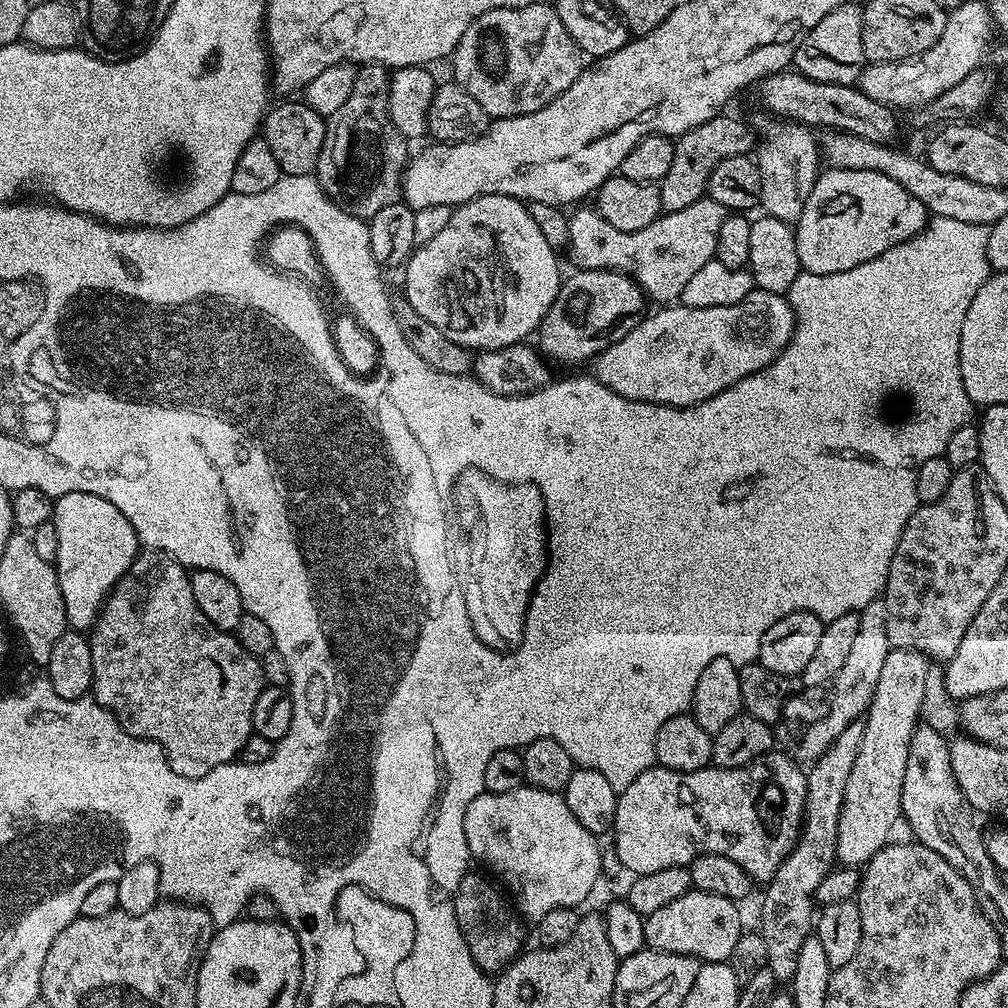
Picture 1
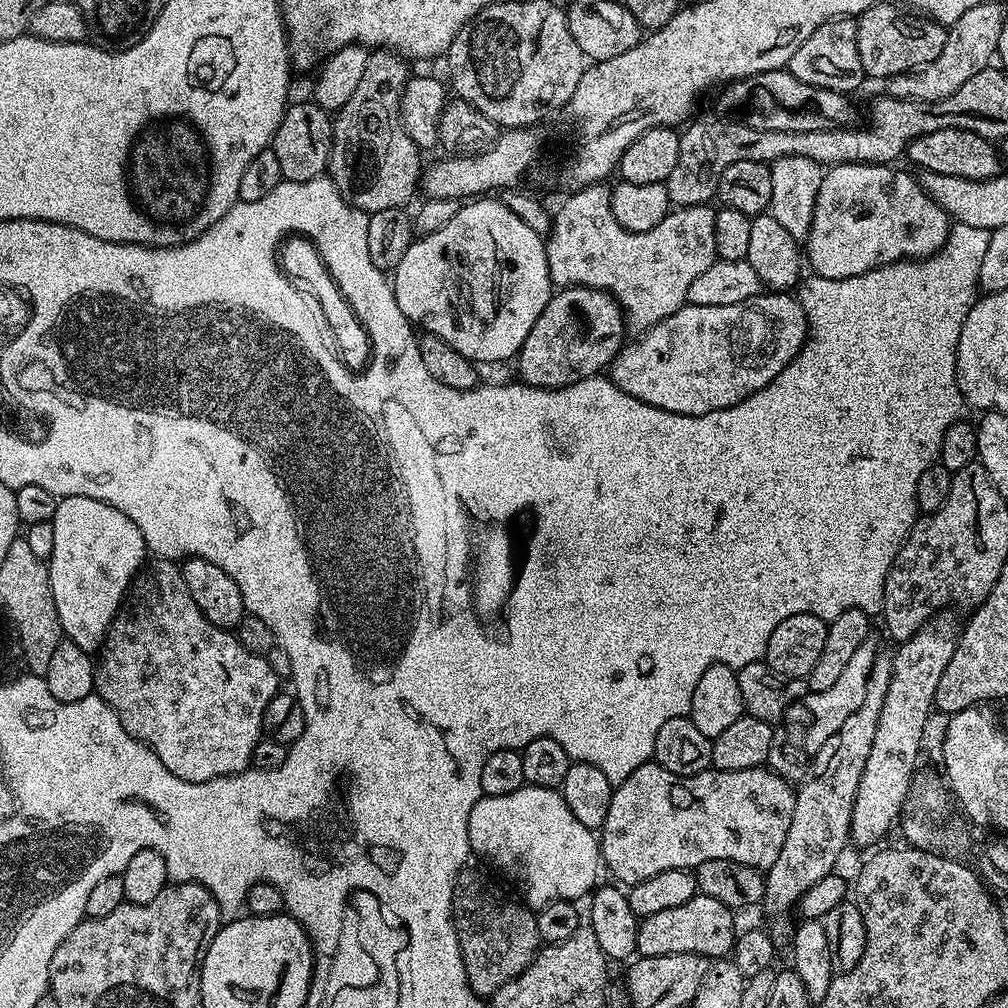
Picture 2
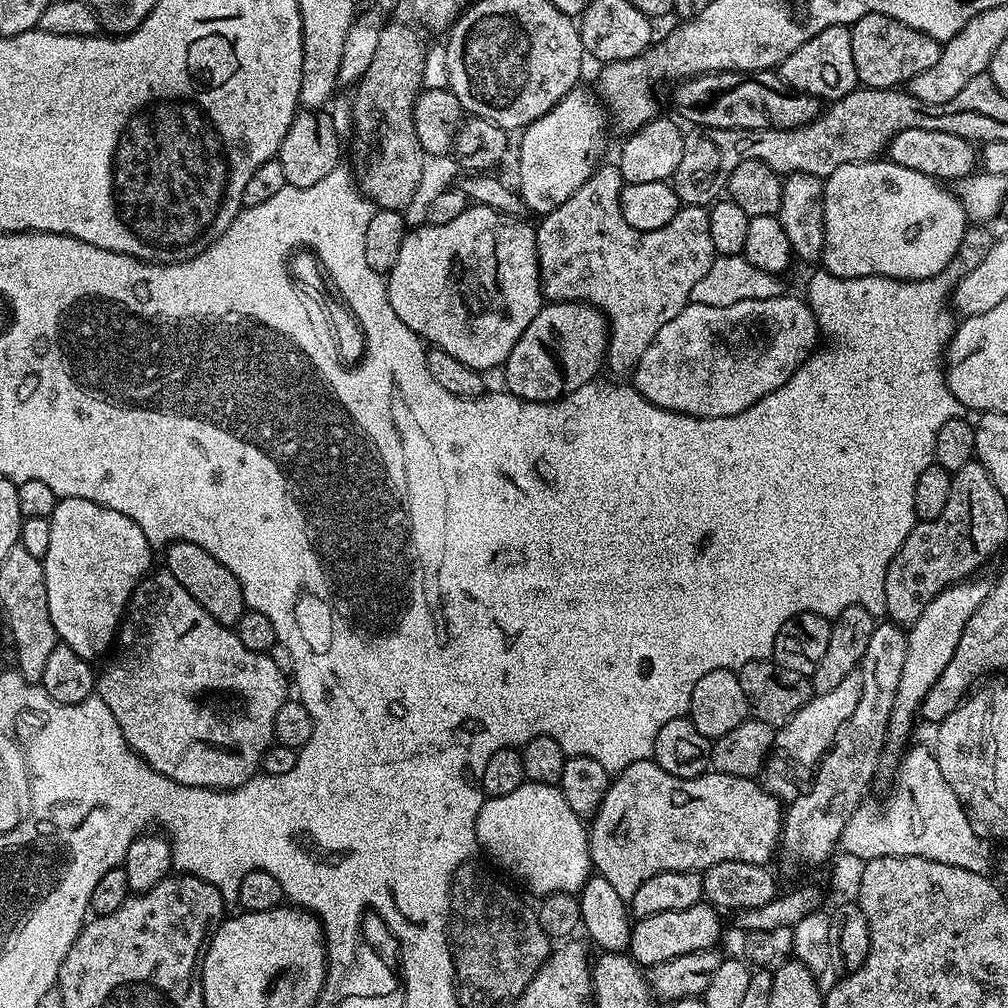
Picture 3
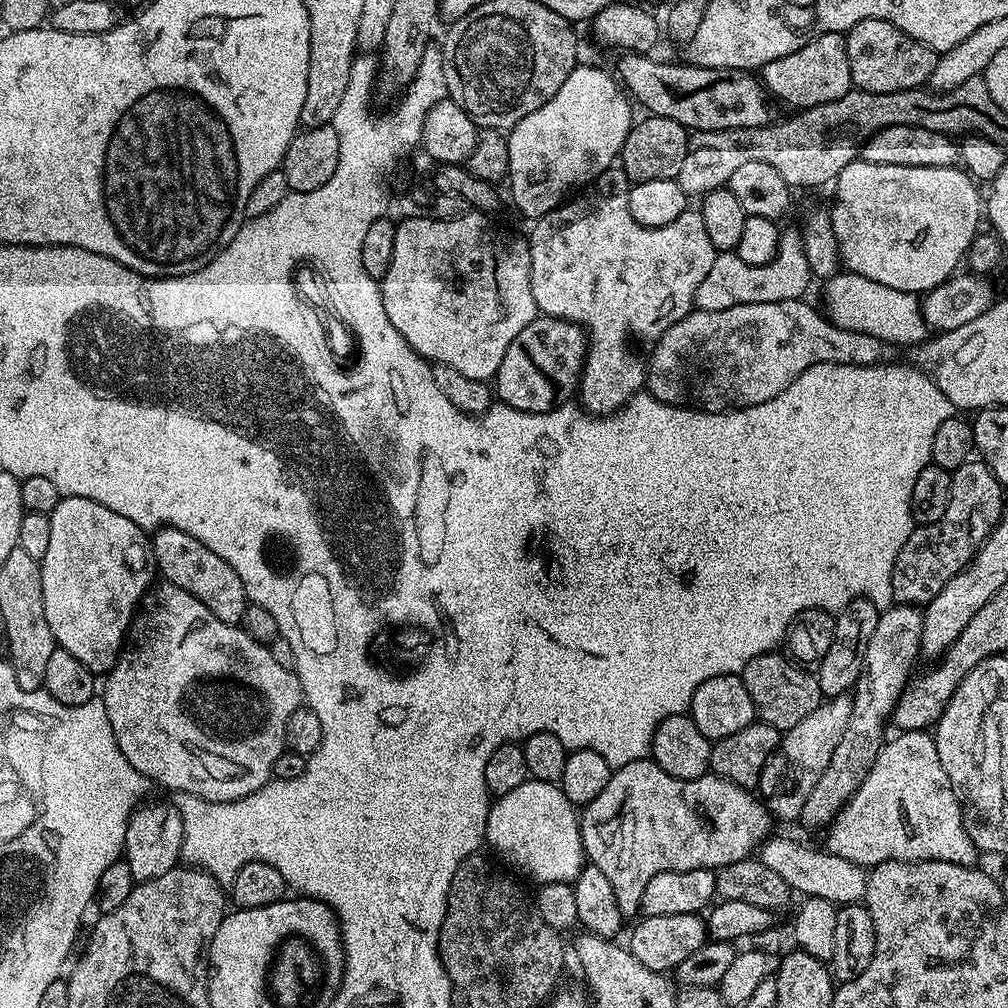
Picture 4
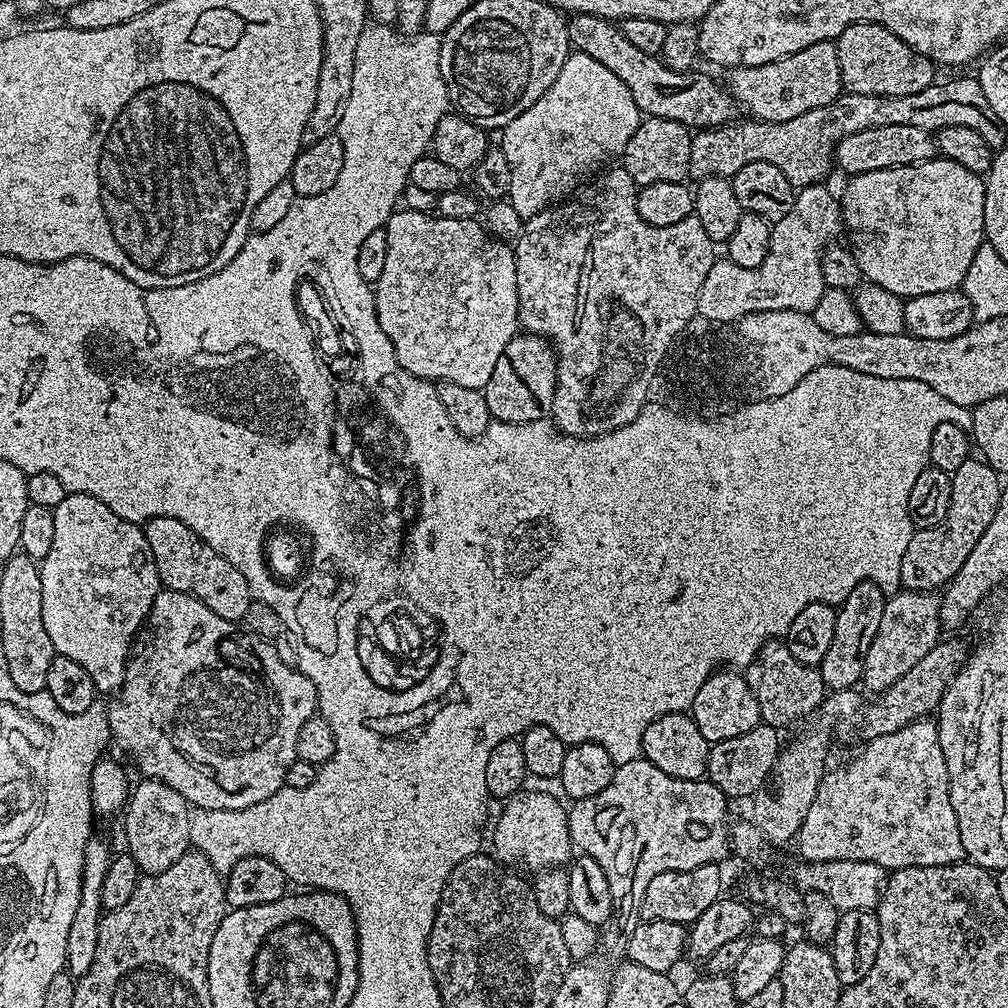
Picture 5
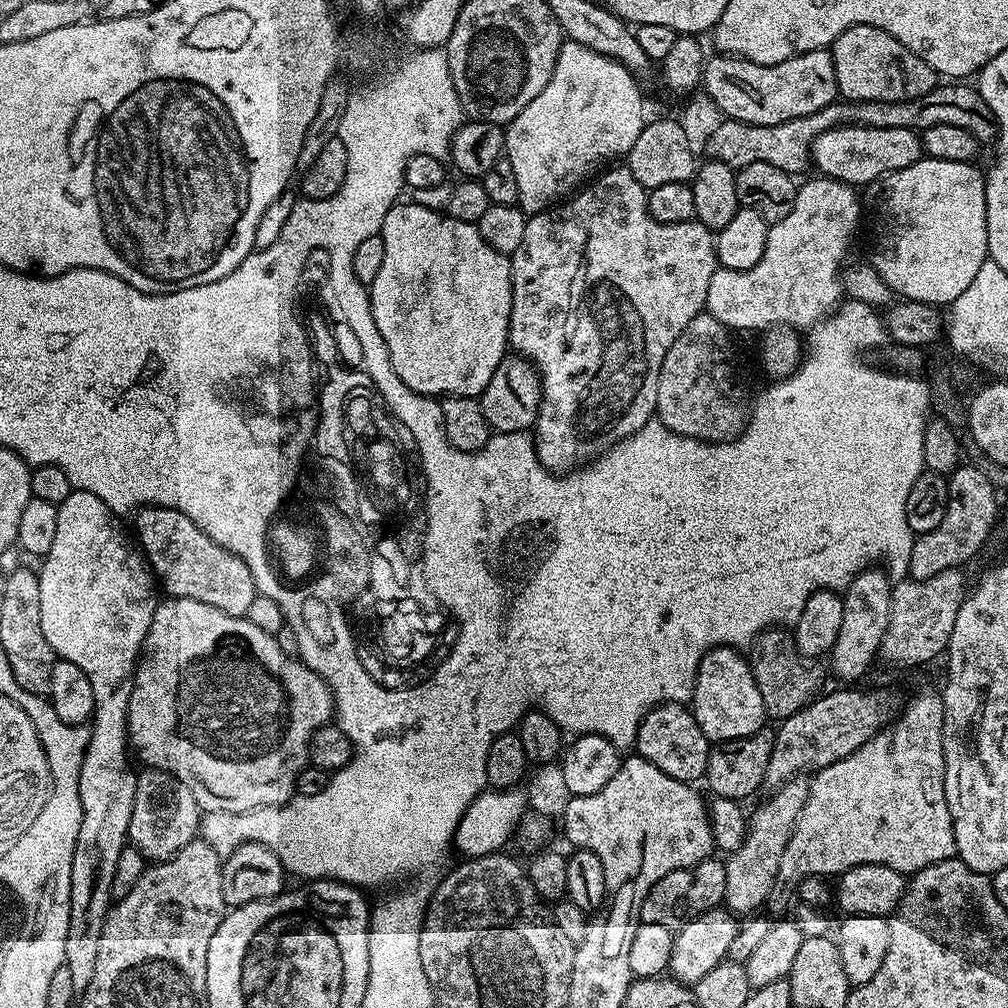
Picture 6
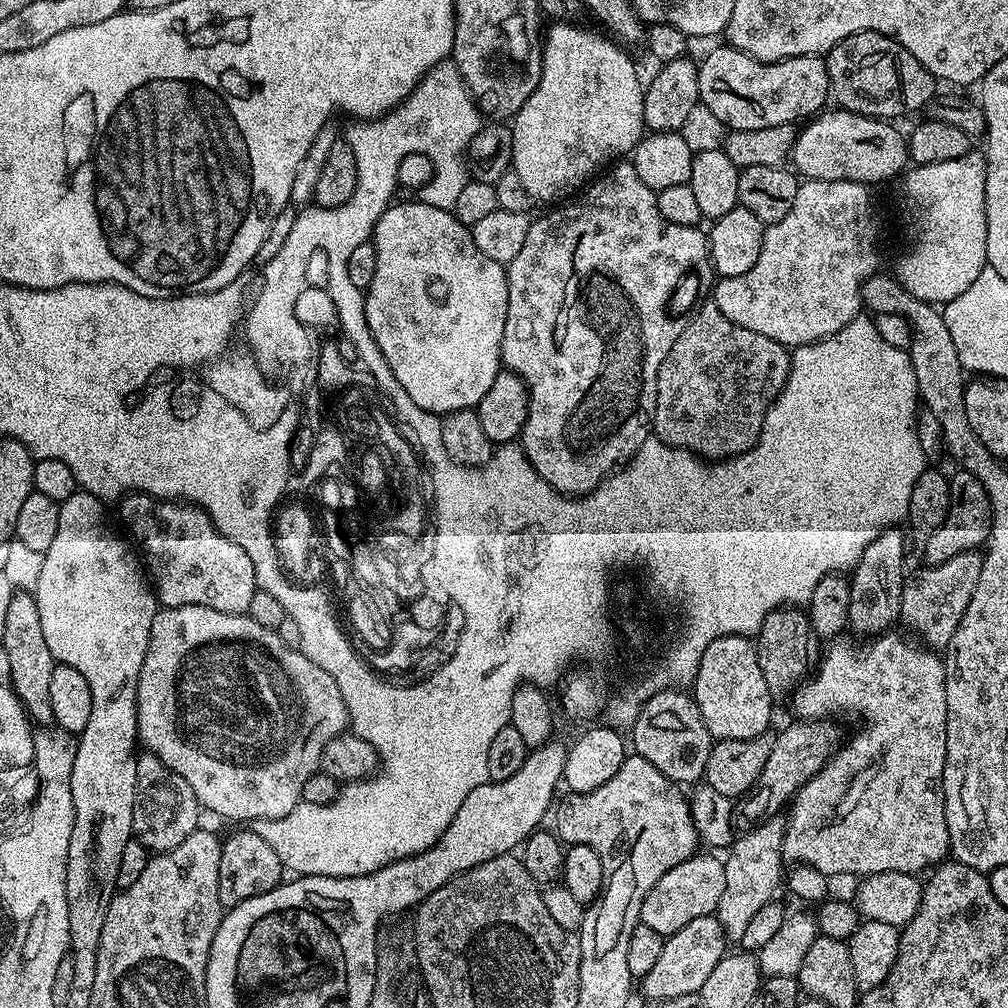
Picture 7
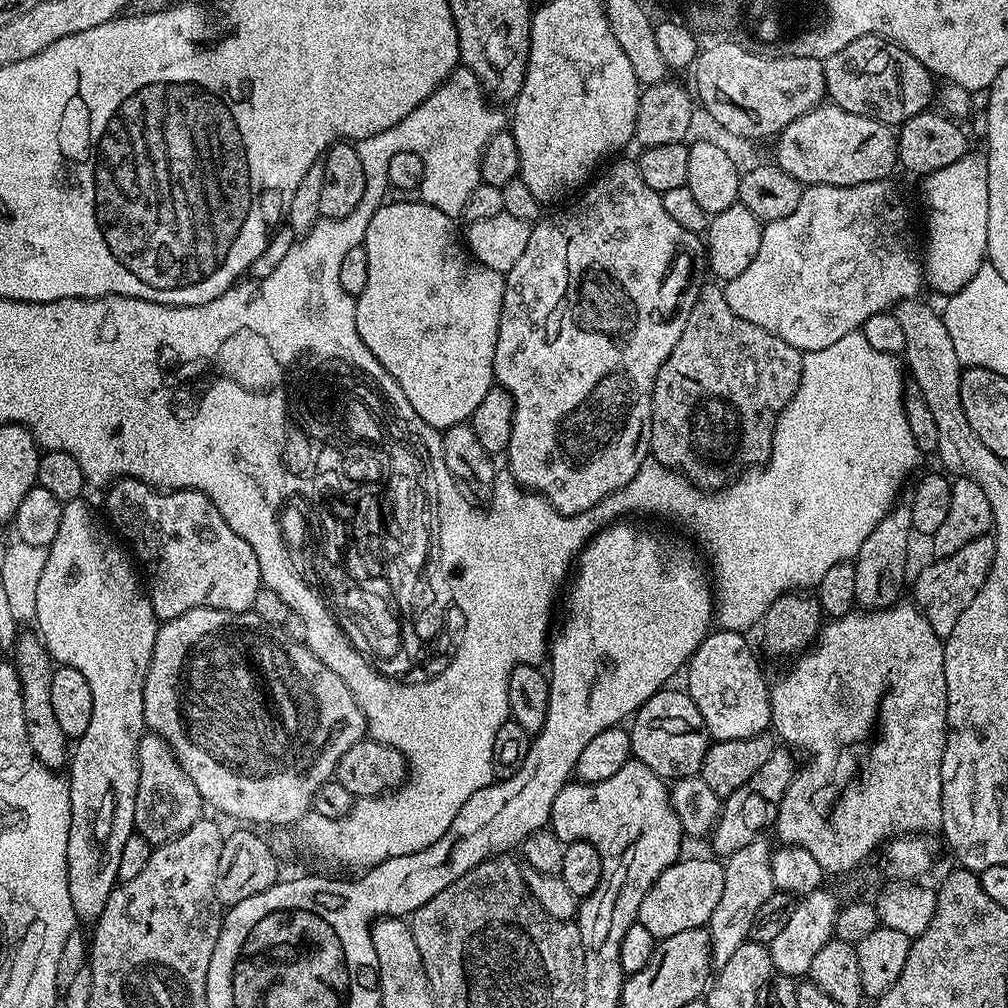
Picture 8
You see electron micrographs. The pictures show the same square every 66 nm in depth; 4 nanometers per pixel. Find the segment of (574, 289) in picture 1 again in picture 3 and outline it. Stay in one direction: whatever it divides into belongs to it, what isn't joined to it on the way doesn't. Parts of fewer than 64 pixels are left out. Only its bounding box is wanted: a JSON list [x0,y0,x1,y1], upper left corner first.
[503,300,608,400]

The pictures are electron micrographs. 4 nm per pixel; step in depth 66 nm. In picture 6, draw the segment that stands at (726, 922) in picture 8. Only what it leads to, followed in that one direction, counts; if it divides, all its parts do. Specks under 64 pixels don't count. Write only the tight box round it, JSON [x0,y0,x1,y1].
[724,778,809,914]

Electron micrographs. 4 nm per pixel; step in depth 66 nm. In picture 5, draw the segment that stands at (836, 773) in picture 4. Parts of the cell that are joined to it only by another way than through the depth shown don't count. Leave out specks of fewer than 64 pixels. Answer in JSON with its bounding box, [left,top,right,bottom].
[863,590,941,694]

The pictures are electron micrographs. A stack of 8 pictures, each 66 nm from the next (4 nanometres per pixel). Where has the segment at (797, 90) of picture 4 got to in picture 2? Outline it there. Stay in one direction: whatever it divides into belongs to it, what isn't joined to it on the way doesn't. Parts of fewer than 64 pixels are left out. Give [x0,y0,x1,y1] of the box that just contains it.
[787,16,866,94]

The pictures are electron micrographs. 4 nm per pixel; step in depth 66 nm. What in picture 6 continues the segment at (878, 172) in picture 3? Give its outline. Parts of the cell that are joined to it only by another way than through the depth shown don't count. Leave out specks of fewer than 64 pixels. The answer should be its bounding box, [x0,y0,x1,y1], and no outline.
[870,158,989,306]

